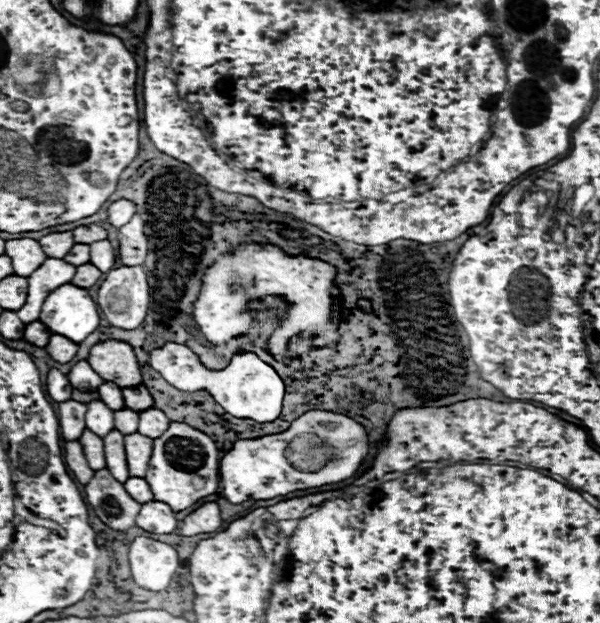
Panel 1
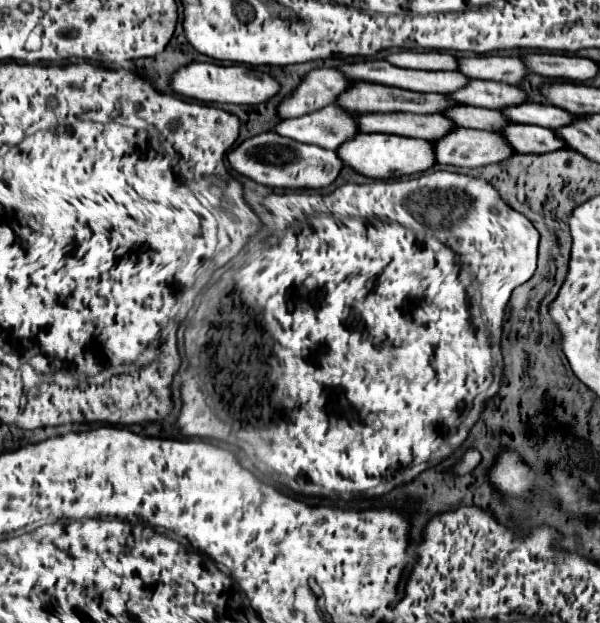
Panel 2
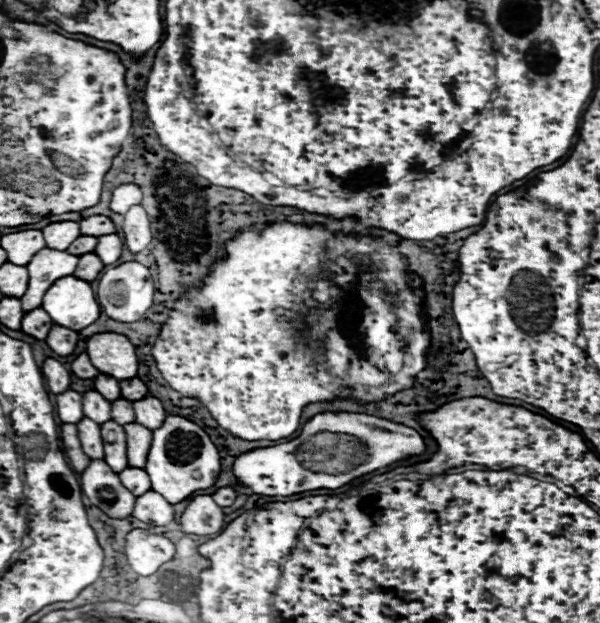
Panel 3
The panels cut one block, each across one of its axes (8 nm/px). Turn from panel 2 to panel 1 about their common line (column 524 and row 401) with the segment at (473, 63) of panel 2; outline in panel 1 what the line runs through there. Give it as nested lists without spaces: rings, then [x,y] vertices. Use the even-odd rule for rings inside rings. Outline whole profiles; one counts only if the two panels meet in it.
[[[68,400],[58,406],[58,422],[60,422],[60,432],[64,440],[80,440],[86,424],[86,404]]]

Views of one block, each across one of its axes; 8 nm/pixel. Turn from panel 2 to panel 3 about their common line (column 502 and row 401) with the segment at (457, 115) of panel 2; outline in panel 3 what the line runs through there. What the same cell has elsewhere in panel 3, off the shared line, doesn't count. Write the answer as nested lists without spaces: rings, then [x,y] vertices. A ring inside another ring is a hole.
[[[124,398],[116,400],[116,402],[112,404],[112,420],[118,422],[120,426],[134,422],[136,418],[134,418],[134,410],[132,410],[132,402],[128,402],[128,400],[124,400]]]

